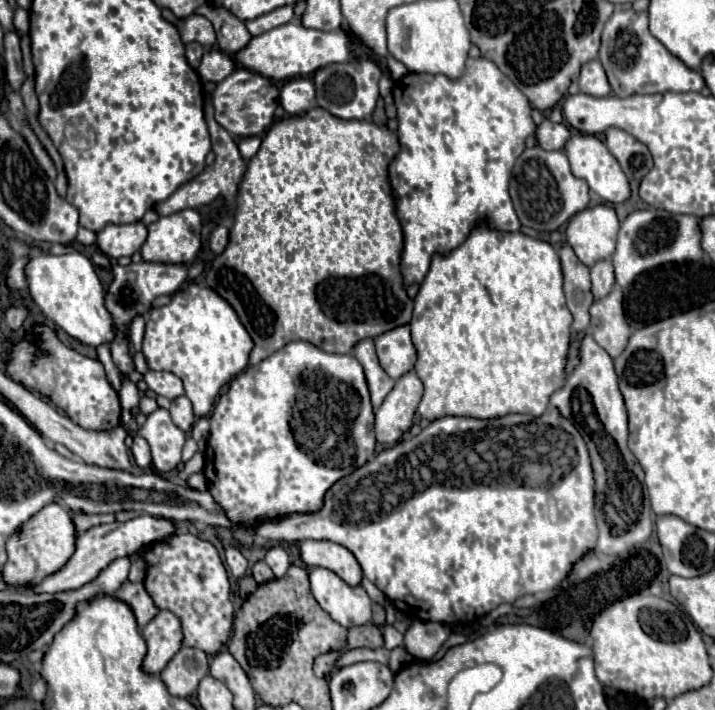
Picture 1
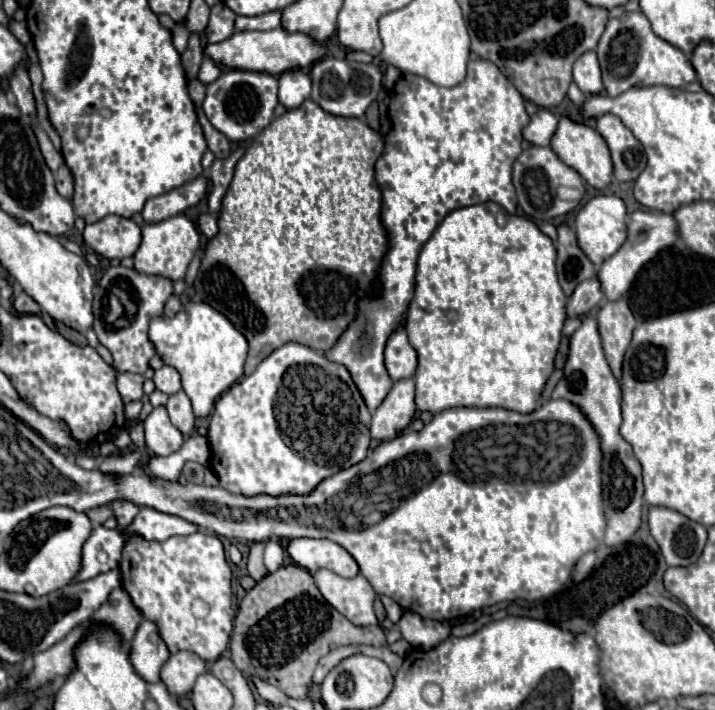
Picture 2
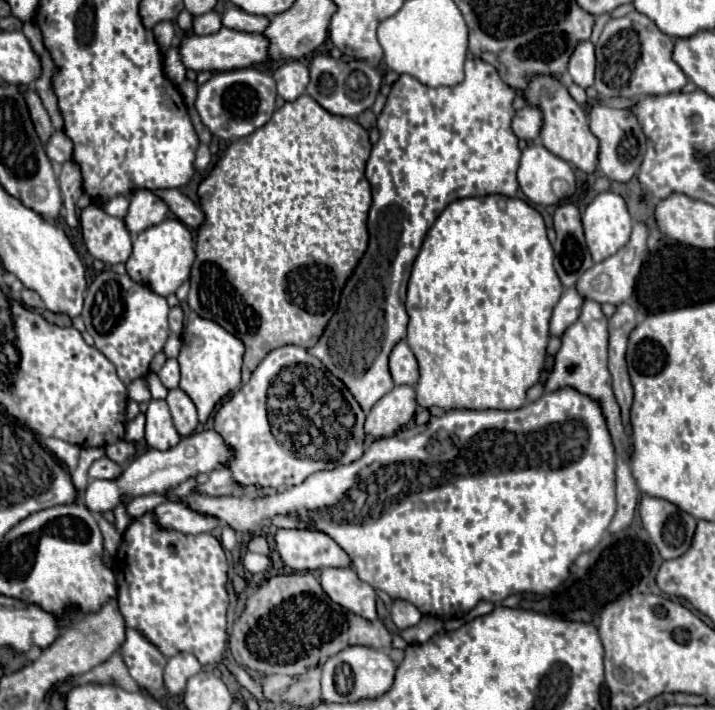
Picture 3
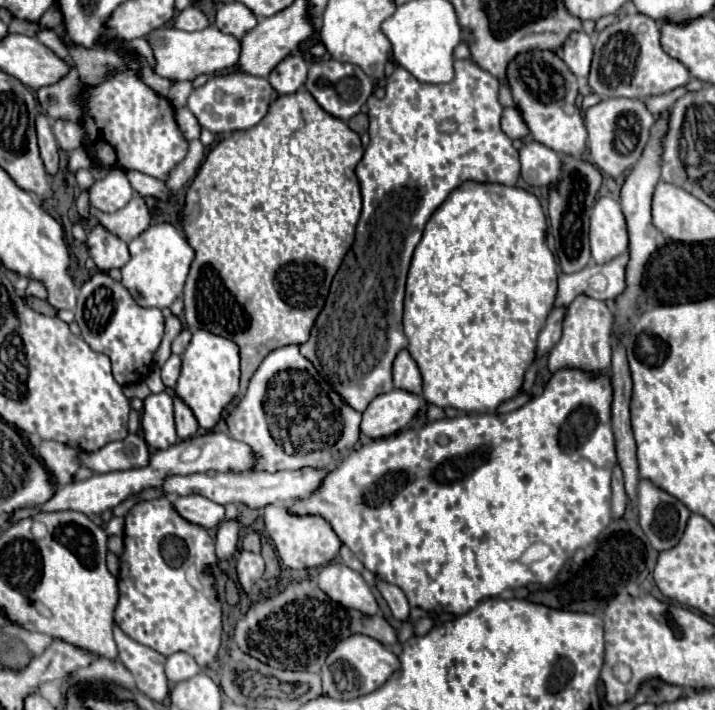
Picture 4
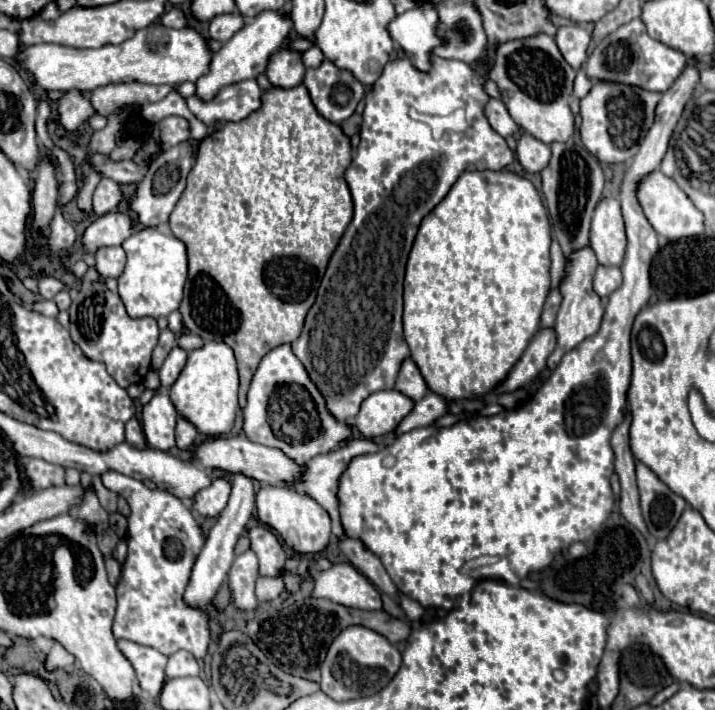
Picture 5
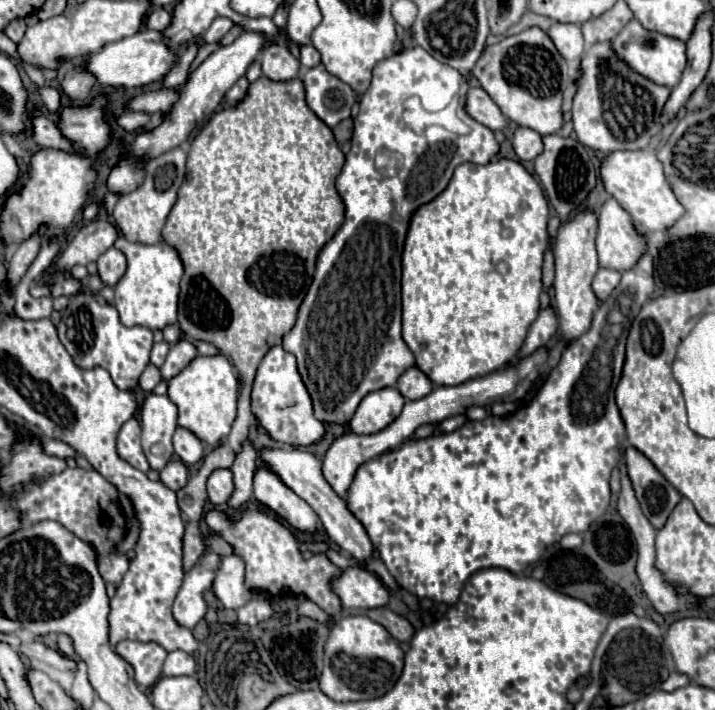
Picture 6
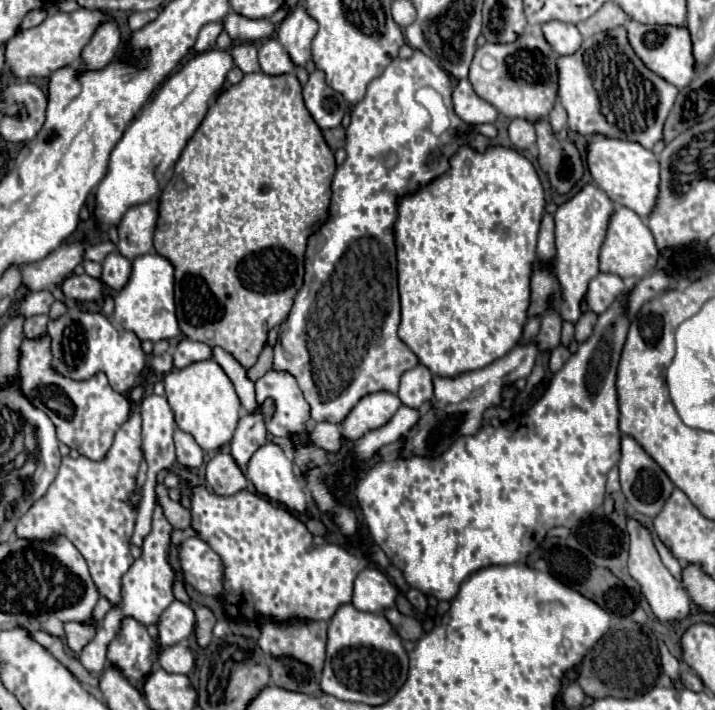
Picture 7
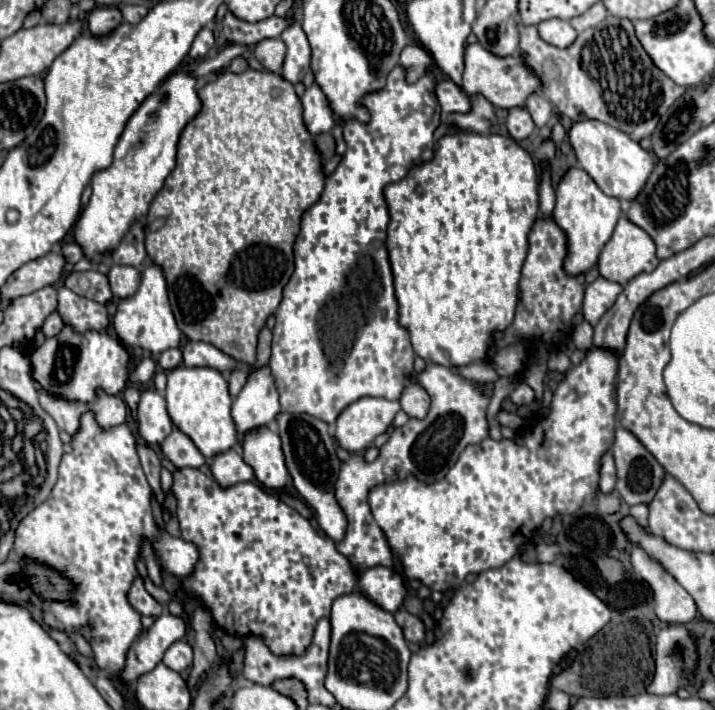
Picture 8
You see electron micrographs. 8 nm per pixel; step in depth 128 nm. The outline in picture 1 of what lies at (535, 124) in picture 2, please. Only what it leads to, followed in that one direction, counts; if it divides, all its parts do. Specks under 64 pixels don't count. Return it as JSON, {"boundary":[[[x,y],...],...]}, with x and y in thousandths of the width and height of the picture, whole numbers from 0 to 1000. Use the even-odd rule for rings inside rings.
{"boundary":[[[761,166],[761,172],[750,180],[750,194],[761,211],[789,211],[792,200],[797,197],[797,183],[792,175],[775,175]]]}

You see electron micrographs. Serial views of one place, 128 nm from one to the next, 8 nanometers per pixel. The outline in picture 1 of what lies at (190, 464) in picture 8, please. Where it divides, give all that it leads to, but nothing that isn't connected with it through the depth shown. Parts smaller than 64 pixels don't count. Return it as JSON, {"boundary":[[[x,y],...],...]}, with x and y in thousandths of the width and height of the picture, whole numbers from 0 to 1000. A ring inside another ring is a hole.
{"boundary":[[[252,558],[249,563],[241,566],[241,572],[238,572],[238,586],[241,586],[243,597],[246,597],[252,606],[257,606],[257,608],[266,608],[271,592],[274,592],[274,586],[271,586],[271,580],[269,580],[269,569],[266,569],[266,563],[263,563],[260,558]]]}

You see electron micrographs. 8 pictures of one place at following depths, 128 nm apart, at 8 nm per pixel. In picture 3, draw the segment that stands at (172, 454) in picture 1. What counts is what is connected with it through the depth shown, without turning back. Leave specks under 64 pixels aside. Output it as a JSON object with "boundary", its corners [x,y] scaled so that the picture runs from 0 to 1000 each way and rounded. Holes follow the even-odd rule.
{"boundary":[[[210,563],[203,597],[203,618],[210,631],[238,634],[249,625],[252,611],[241,597],[241,586],[229,563]]]}

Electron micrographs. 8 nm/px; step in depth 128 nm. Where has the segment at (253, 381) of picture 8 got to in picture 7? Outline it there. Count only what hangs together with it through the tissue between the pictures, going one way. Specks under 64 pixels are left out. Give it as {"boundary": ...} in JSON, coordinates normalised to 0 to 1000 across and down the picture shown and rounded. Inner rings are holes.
{"boundary":[[[361,575],[358,583],[352,583],[352,586],[338,586],[333,594],[327,617],[322,623],[322,639],[338,665],[344,665],[344,656],[347,656],[352,639],[364,628],[372,625],[369,594],[372,594],[372,586],[366,586],[366,575]]]}

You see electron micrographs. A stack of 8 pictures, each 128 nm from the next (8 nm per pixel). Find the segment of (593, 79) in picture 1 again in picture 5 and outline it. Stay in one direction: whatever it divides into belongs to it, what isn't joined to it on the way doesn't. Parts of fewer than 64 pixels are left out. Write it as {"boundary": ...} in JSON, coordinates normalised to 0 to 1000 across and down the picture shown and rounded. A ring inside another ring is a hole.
{"boundary":[[[786,37],[778,48],[778,62],[789,79],[789,85],[803,96],[811,99],[822,82],[822,62],[825,48],[814,37]]]}

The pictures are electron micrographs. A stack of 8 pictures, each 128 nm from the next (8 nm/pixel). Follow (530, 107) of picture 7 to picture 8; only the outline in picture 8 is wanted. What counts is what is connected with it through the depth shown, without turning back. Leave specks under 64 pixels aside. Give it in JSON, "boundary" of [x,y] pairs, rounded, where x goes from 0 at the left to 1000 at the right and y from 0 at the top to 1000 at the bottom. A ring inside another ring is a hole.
{"boundary":[[[657,62],[652,68],[652,90],[649,90],[649,113],[646,124],[655,135],[677,135],[688,149],[716,155],[716,152],[736,152],[738,135],[758,124],[758,113],[750,107],[744,96],[738,96],[736,82],[722,73],[713,79],[694,79],[685,70],[674,68],[671,62]]]}

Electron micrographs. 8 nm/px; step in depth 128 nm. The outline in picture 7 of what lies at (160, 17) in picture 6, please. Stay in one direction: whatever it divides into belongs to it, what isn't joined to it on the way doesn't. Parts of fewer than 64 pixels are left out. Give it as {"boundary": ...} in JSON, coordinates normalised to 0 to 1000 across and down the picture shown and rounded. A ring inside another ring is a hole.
{"boundary":[[[221,14],[187,17],[187,20],[179,25],[179,31],[182,31],[182,39],[185,39],[185,42],[196,42],[196,39],[201,39],[207,31],[213,31],[218,23],[221,23]]]}

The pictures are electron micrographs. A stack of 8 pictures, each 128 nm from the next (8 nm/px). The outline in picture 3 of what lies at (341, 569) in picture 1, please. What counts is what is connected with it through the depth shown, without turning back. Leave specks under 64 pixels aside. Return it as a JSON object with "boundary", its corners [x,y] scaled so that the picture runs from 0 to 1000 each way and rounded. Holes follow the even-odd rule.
{"boundary":[[[389,746],[386,775],[397,794],[417,806],[448,800],[487,800],[487,780],[456,752],[436,746]]]}

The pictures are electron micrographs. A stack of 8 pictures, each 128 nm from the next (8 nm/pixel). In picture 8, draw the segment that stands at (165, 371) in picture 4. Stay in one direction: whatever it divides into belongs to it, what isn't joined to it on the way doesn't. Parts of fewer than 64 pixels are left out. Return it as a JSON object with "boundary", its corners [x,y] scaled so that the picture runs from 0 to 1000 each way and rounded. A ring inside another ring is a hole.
{"boundary":[[[260,482],[255,487],[257,515],[294,515],[308,524],[324,524],[330,518],[330,507],[322,507],[310,493],[288,482]]]}

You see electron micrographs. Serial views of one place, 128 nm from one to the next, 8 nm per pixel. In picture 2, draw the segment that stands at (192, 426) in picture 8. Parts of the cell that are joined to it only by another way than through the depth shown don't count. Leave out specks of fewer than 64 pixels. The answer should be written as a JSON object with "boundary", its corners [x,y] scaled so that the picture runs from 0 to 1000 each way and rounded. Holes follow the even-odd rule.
{"boundary":[[[263,423],[246,445],[227,442],[213,448],[207,476],[229,513],[246,518],[255,530],[255,549],[263,555],[277,589],[288,589],[302,561],[338,532],[347,482],[310,439],[288,425]],[[260,541],[266,541],[266,552]]]}

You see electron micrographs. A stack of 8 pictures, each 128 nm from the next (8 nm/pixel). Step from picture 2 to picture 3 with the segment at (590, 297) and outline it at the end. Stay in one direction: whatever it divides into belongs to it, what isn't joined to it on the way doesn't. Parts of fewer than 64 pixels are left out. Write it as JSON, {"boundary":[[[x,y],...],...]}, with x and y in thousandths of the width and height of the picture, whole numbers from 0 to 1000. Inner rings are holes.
{"boundary":[[[792,406],[783,425],[775,434],[772,451],[769,451],[769,470],[786,470],[803,451],[811,445],[811,434],[817,428],[817,417],[806,406]]]}

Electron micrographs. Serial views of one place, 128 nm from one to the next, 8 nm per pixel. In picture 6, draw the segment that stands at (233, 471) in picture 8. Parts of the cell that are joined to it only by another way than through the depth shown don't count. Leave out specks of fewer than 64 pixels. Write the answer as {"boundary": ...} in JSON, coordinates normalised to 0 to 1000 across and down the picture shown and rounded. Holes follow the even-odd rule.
{"boundary":[[[305,662],[297,665],[297,670],[291,673],[291,704],[297,713],[308,713],[316,710],[322,701],[322,693],[327,690],[327,679],[322,670],[322,662]]]}

